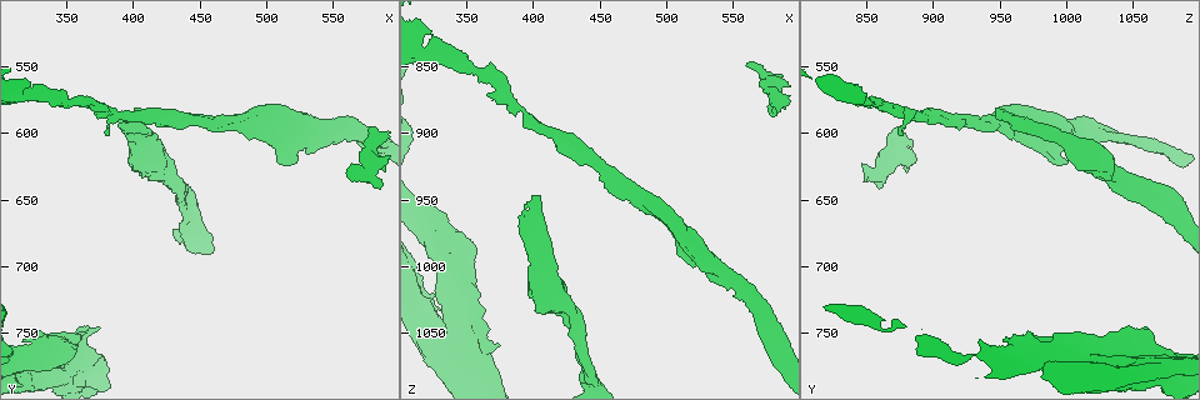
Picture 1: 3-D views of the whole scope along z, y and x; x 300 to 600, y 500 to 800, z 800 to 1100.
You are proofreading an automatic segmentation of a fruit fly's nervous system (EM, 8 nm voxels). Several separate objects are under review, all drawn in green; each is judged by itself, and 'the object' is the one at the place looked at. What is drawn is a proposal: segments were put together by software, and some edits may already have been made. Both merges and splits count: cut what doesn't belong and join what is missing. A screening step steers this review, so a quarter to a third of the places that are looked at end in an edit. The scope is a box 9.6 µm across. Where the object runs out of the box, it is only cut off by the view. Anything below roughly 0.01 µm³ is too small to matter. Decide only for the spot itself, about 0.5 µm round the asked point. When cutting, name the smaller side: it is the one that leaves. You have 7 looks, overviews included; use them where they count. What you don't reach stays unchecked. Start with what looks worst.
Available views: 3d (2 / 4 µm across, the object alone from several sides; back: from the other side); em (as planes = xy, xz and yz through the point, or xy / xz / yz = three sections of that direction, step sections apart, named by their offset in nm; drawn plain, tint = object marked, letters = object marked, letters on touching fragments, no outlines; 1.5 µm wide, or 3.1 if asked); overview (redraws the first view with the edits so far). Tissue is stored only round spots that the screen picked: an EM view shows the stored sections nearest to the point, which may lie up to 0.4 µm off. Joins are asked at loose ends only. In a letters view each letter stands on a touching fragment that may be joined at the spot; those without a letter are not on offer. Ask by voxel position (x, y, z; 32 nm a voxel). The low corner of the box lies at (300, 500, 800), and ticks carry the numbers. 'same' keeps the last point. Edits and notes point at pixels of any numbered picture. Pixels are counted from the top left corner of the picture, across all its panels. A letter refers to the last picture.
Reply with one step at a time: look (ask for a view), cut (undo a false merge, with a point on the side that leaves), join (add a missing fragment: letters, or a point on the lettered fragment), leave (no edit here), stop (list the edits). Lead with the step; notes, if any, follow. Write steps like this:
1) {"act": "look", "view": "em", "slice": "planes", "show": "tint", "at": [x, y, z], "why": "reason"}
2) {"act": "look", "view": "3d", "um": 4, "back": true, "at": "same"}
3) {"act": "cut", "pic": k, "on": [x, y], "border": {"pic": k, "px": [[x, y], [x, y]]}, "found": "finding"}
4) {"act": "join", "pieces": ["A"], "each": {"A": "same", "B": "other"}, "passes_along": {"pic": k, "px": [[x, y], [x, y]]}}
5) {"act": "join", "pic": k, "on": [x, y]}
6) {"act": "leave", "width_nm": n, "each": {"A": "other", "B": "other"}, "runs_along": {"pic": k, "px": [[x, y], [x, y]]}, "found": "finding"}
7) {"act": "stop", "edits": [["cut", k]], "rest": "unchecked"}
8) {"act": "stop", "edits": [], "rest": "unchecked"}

{"act": "look", "view": "3d", "um": 2, "at": [400, 582, 946], "why": "an open end"}

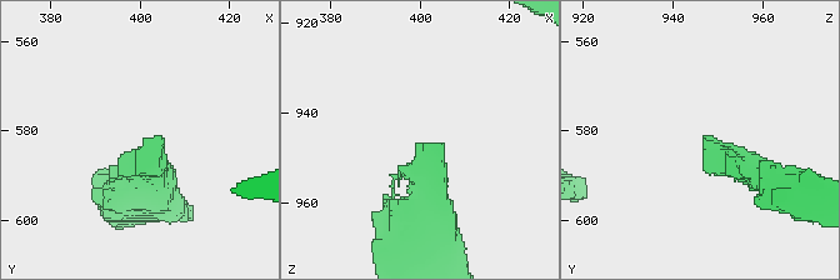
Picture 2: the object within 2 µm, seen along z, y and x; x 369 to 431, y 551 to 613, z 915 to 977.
{"act": "look", "view": "em", "slice": "xz", "step": 4, "show": "tint", "at": [402, 581, 946], "why": "shape alone is not enough"}

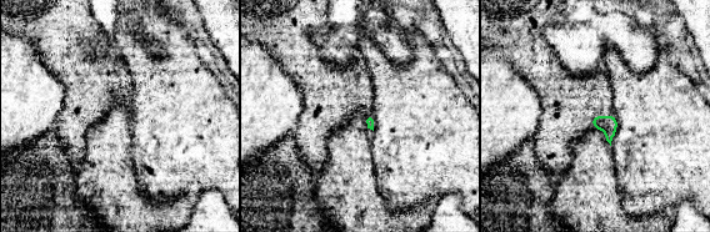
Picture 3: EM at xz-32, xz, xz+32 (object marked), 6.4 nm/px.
{"act": "look", "view": "em", "slice": "xz", "step": 4, "show": "letters", "at": "same", "why": "see the neighbours"}

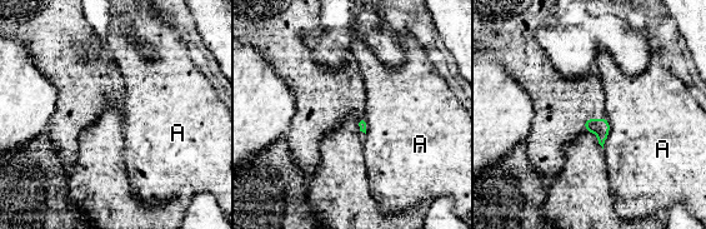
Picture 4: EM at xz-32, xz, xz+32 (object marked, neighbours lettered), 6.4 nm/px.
{"act": "leave", "each": {"A": "other"}, "border": {"pic": 4, "px": [[607, 118], [609, 134], [602, 148]]}, "found": "none of them fits"}

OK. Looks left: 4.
{"act": "look", "view": "3d", "um": 4, "back": true, "at": [324, 568, 828], "why": "branch stops here"}

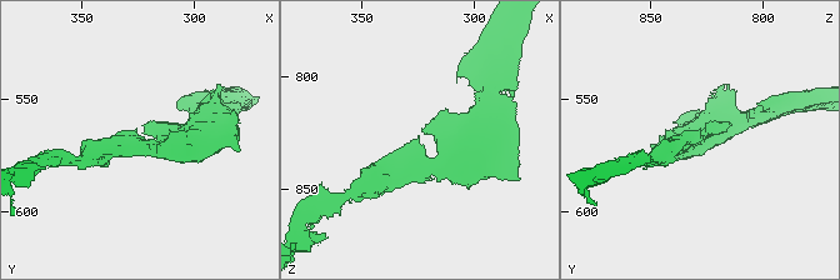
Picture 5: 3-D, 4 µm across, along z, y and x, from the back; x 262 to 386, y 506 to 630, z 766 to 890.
{"act": "look", "view": "em", "slice": "planes", "show": "letters", "at": [326, 568, 826], "arm_widths_nm": [260, 420]}

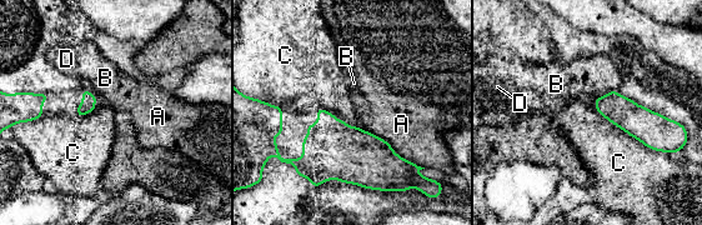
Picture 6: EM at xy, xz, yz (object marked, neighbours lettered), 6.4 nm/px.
{"act": "leave", "each": {"A": "other", "B": "other", "C": "other", "D": "other"}, "border": {"pic": 6, "px": [[596, 111], [656, 151]]}, "found": "no lettered fragment goes on from it"}

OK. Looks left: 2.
{"act": "stop", "edits": [], "rest": "unchecked"}

